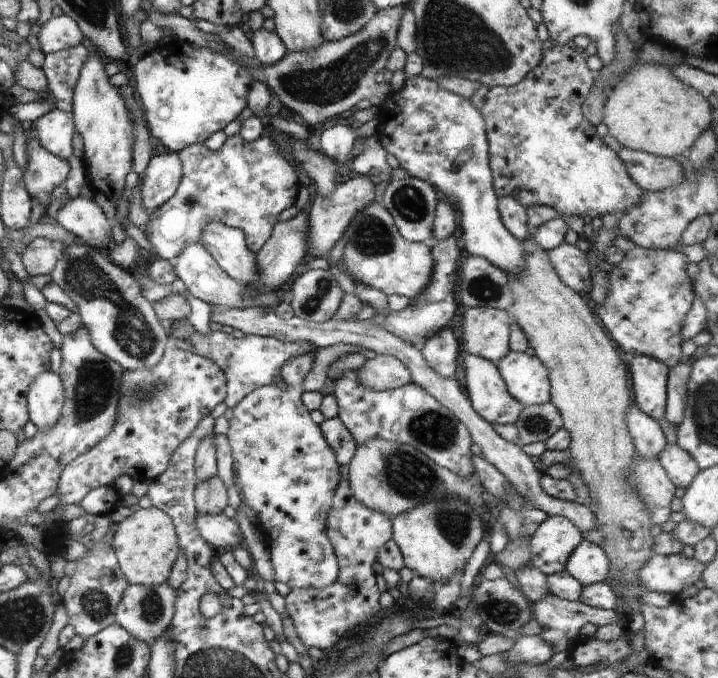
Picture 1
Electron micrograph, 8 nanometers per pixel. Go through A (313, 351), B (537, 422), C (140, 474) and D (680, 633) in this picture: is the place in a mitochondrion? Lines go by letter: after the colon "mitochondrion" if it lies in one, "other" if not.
A: other
B: mitochondrion
C: other
D: other

